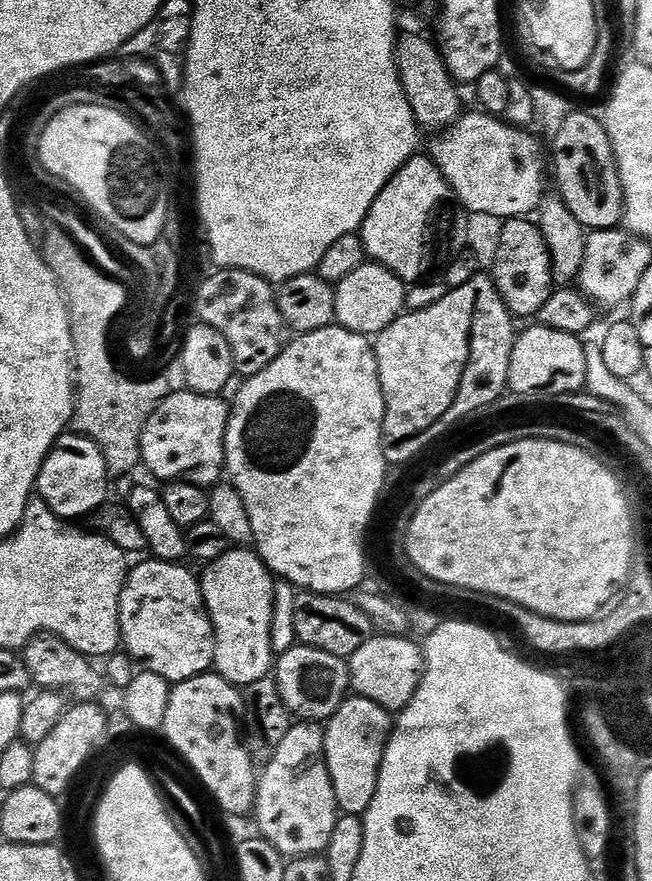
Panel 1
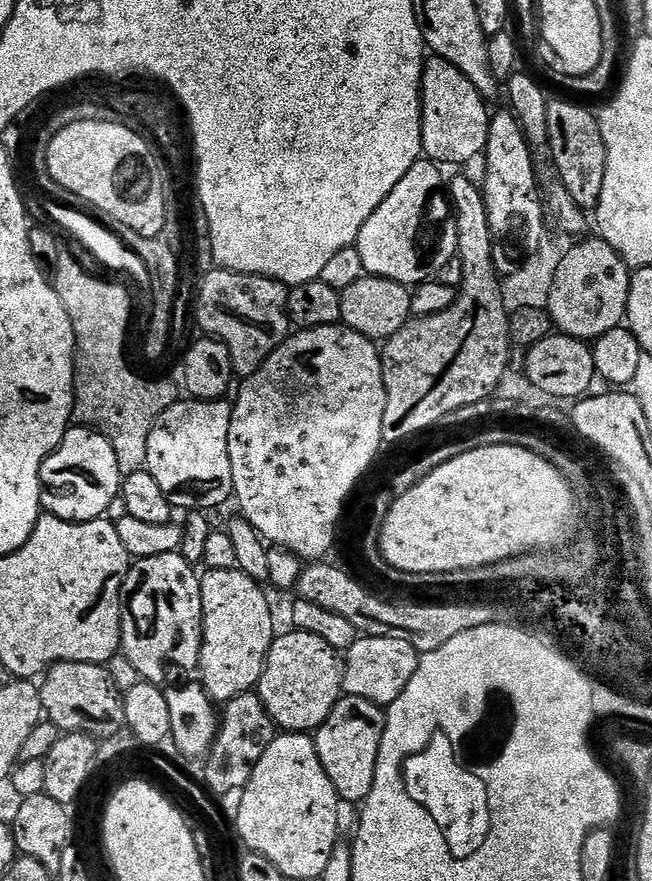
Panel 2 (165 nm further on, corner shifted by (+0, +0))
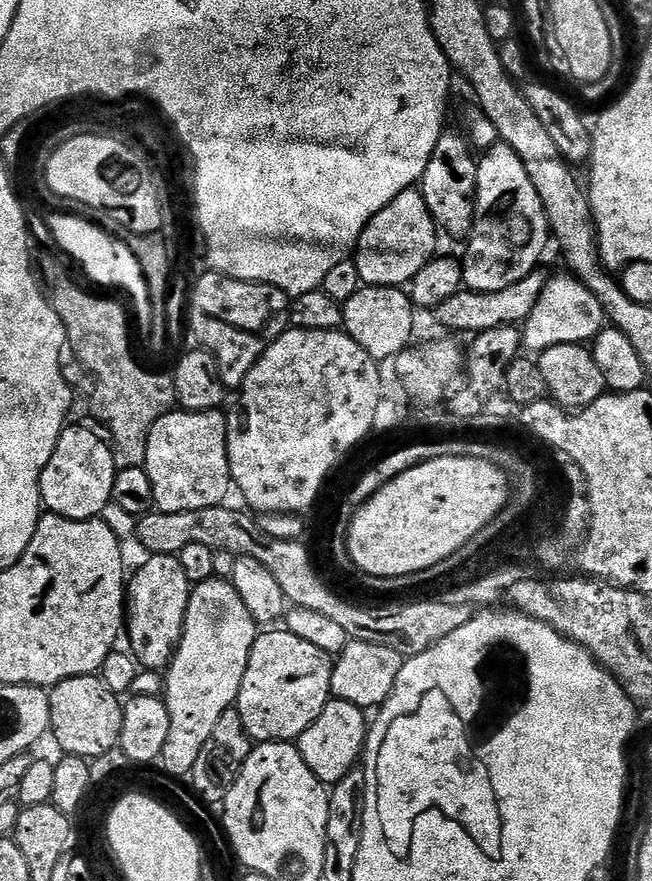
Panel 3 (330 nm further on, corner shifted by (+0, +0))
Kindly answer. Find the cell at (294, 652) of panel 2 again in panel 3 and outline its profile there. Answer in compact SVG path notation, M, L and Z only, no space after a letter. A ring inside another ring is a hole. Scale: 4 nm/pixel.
M264 630L250 650L250 662L235 702L244 729L254 742L296 742L326 710L332 695L333 657L287 630Z

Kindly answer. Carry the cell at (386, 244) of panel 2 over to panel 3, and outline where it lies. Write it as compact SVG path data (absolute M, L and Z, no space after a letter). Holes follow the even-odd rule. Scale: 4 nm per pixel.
M419 190L398 194L390 206L386 206L362 230L356 243L354 259L358 274L365 285L377 288L394 288L411 282L420 270L437 255L438 229L432 211L428 209Z

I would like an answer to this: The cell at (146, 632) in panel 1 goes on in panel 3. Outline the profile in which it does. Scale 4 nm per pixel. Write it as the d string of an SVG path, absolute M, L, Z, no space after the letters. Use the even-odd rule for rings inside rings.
M149 555L147 559L148 561L137 570L136 577L133 580L131 577L126 588L126 640L128 636L129 642L132 643L131 651L145 669L164 670L172 663L172 657L180 647L193 585L186 578L176 556Z

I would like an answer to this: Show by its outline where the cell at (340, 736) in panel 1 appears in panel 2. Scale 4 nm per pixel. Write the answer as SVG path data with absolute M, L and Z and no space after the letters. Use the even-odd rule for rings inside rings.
M345 695L334 706L330 718L326 718L324 725L314 733L318 758L345 805L363 805L374 786L374 770L378 766L385 715L381 705L366 702L366 698Z

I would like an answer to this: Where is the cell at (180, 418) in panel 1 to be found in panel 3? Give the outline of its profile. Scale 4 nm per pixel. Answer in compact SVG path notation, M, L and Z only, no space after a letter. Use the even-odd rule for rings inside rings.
M173 410L167 412L158 422L154 422L146 446L146 458L143 468L148 471L150 482L154 486L156 508L161 512L178 514L190 510L218 508L225 503L228 491L233 491L232 471L228 457L228 430L230 420L223 416L223 411L189 412Z

